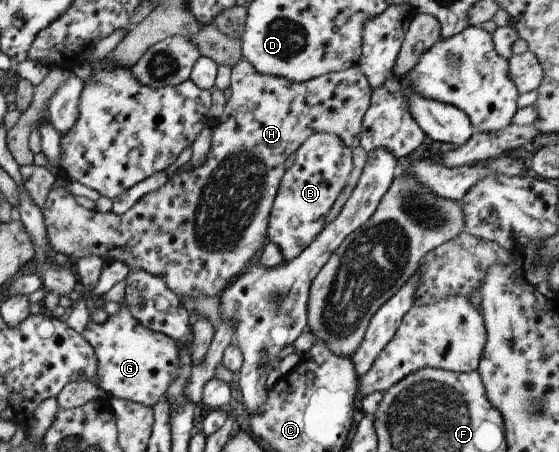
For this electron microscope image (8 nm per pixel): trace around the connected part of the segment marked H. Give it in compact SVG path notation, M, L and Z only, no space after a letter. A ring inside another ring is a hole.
M244 57L236 61L236 64L232 65L230 71L230 96L226 100L224 108L222 108L222 114L212 122L212 134L210 138L210 148L208 148L208 154L206 154L206 160L204 164L200 166L194 166L190 170L184 170L184 172L173 172L167 177L167 181L161 186L156 188L152 192L148 192L137 200L124 214L112 214L110 211L106 213L97 212L95 209L87 210L82 206L79 206L74 201L73 196L63 188L57 188L56 190L50 189L48 196L46 196L46 202L44 203L43 221L45 222L45 231L49 246L54 252L60 252L71 260L77 260L79 258L86 258L86 256L99 256L104 262L119 260L124 262L130 270L143 270L152 276L159 276L163 278L165 285L178 296L186 296L186 298L200 298L200 296L219 296L220 292L224 290L237 276L240 276L240 272L247 267L247 265L253 262L261 248L265 245L267 240L267 222L268 215L270 214L271 204L274 200L276 190L280 184L280 179L286 170L284 170L284 160L288 155L292 154L297 148L300 148L300 144L316 133L328 133L332 136L338 136L344 146L348 148L355 148L359 145L359 136L361 129L361 122L369 105L369 98L372 89L368 86L368 81L364 78L364 74L360 72L357 65L350 68L338 71L325 73L322 76L307 80L306 82L293 83L288 82L285 78L277 76L270 76L264 74L258 74L251 64L248 64Z

